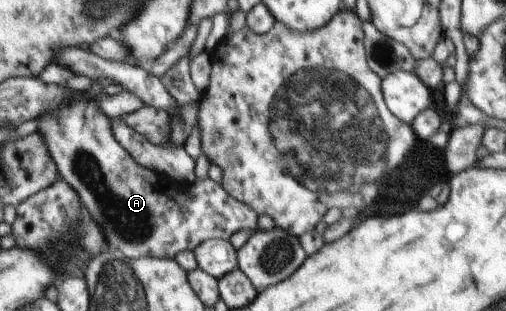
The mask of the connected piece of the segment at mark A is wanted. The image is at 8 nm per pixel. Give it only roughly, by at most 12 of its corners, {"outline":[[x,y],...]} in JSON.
{"outline":[[95,80],[39,133],[111,249],[176,259],[256,229],[208,177],[137,163]]}

